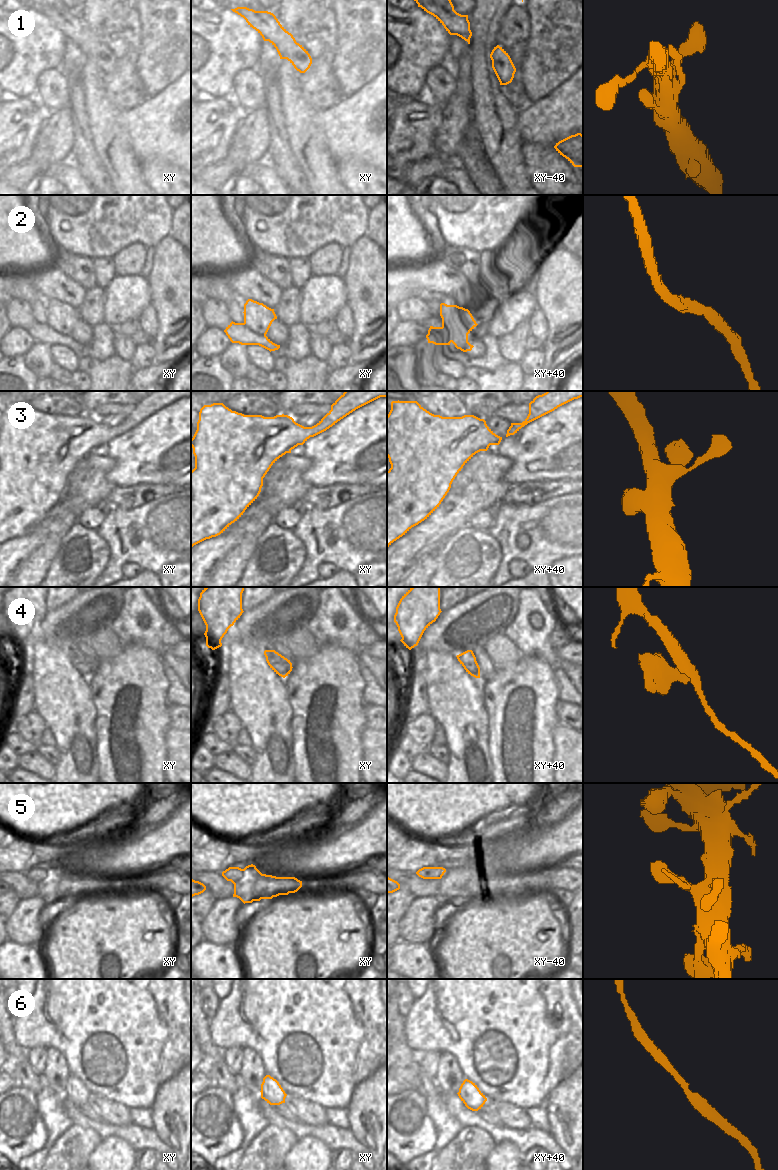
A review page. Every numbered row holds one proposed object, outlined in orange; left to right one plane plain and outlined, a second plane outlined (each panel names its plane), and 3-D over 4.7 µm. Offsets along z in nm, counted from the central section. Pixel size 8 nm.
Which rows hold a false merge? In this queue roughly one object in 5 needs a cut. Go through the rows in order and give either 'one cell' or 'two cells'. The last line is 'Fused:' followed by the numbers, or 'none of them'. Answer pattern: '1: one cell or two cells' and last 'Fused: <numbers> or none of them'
1: one cell
2: one cell
3: one cell
4: one cell
5: one cell
6: one cell
Fused: none of them

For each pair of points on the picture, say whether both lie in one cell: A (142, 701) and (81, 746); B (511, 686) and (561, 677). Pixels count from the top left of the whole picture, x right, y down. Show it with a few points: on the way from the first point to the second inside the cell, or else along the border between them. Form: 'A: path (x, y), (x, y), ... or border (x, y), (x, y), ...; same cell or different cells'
A: border (95, 712), (95, 746), (98, 759); different cells
B: border (553, 670), (557, 696), (560, 699); different cells

